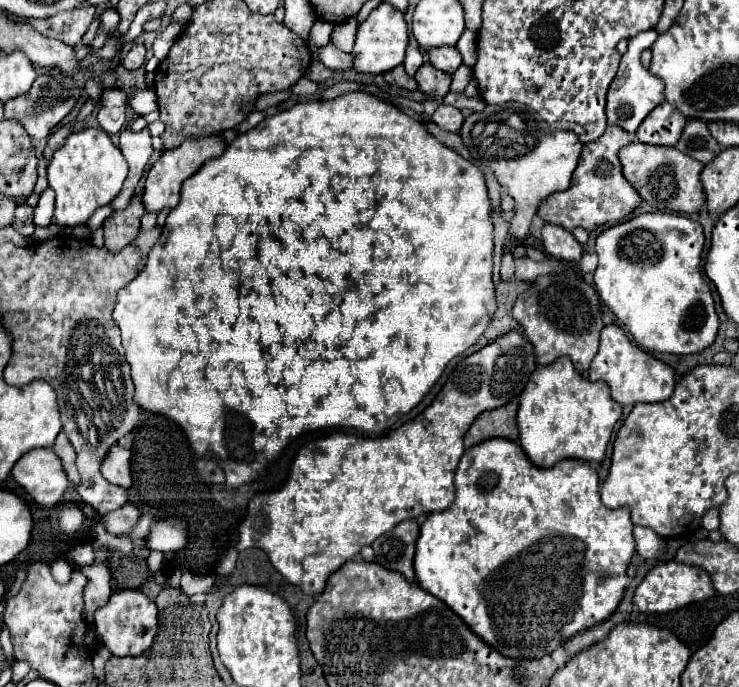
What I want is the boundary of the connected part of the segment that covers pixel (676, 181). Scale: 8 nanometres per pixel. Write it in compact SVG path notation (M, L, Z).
M632 142L620 148L618 158L622 164L624 178L636 188L642 200L646 200L654 208L672 210L680 214L692 214L692 212L698 212L706 204L706 196L702 192L702 182L700 182L704 164L700 164L698 160L692 160L690 156L684 156L676 148Z

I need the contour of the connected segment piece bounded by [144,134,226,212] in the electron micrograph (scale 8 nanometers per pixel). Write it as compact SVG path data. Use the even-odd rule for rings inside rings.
M210 134L202 138L188 138L180 144L180 148L172 148L162 152L162 156L154 162L148 172L144 186L144 206L148 212L160 212L162 208L174 208L180 200L180 188L186 178L190 178L206 160L220 156L226 150L226 142L220 134Z

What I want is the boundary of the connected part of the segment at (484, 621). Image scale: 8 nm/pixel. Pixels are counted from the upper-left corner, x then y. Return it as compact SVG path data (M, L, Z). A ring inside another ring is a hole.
M490 438L490 440L484 440L484 442L468 448L462 454L462 460L456 468L454 484L456 484L456 500L452 502L452 506L446 508L444 512L428 514L426 522L420 526L420 538L416 542L414 570L416 570L418 584L426 592L432 592L432 596L444 600L452 610L456 610L456 614L466 624L470 624L470 628L482 640L492 644L492 648L496 648L500 654L514 658L514 660L542 658L546 654L552 654L556 648L560 648L574 634L606 620L616 610L618 602L622 600L626 582L628 582L628 576L626 576L628 564L636 552L634 524L630 520L628 506L610 510L600 502L598 472L588 462L578 460L578 458L564 458L550 468L538 468L536 464L530 462L530 458L526 456L526 452L522 450L522 446L518 442L506 440L506 438Z

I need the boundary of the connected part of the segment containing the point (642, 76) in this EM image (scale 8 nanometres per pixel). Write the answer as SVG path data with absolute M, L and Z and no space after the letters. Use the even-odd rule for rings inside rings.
M646 30L636 34L634 38L628 40L628 50L622 56L620 68L616 78L612 80L610 88L608 88L608 102L606 102L606 116L608 116L608 124L614 126L622 126L626 132L636 132L638 126L642 124L642 120L650 114L652 108L656 108L660 102L664 102L662 98L662 90L664 90L664 82L656 76L652 76L642 64L640 64L640 54L644 48L650 48L654 44L654 40L658 38L656 30Z

